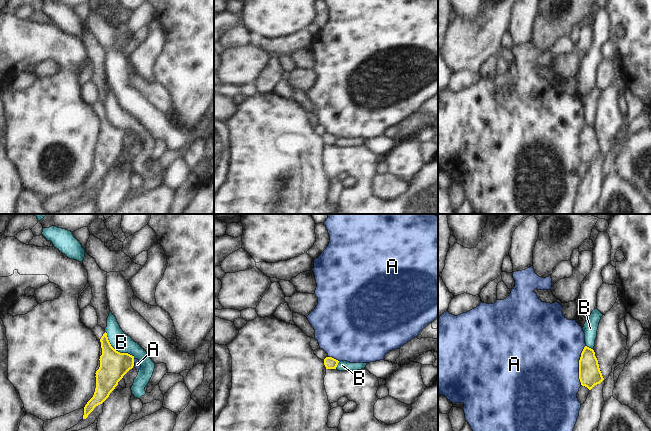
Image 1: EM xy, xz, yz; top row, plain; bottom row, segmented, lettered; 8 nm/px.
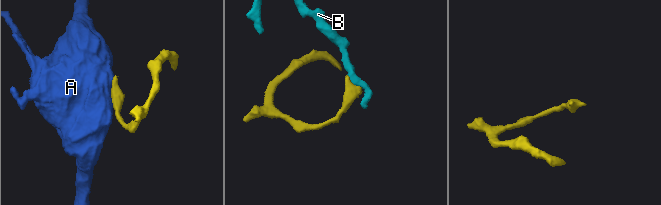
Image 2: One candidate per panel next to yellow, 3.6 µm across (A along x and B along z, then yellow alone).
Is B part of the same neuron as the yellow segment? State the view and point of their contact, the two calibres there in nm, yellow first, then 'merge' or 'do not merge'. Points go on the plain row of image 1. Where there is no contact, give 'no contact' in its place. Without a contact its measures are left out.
xy (115, 126) | 220/160 nm | do not merge

